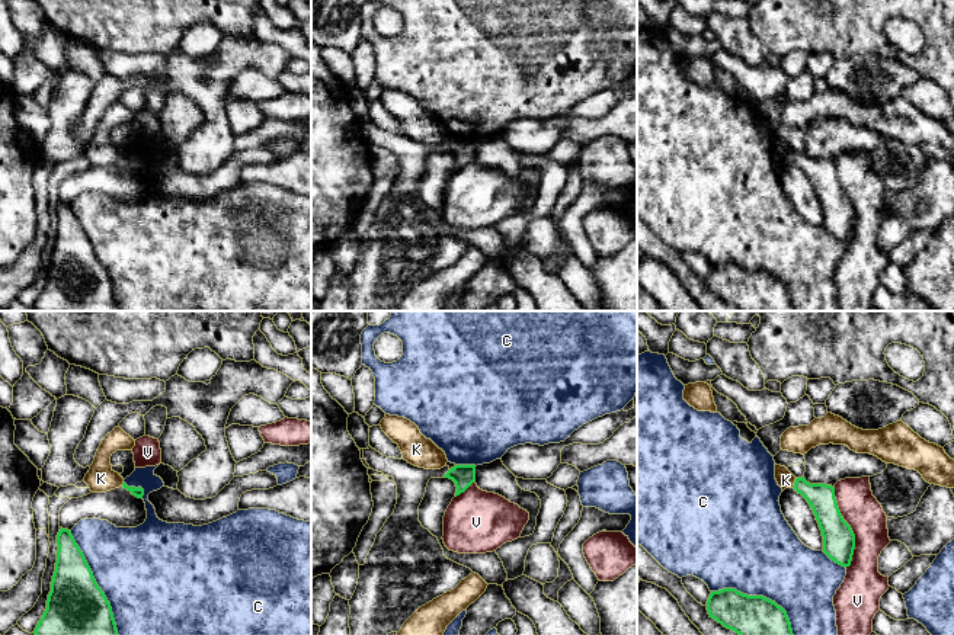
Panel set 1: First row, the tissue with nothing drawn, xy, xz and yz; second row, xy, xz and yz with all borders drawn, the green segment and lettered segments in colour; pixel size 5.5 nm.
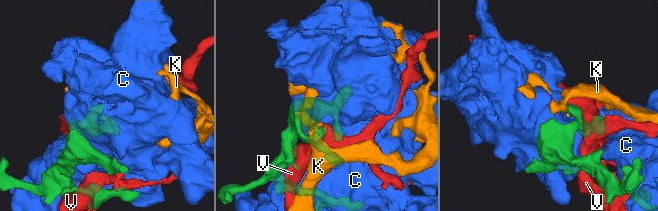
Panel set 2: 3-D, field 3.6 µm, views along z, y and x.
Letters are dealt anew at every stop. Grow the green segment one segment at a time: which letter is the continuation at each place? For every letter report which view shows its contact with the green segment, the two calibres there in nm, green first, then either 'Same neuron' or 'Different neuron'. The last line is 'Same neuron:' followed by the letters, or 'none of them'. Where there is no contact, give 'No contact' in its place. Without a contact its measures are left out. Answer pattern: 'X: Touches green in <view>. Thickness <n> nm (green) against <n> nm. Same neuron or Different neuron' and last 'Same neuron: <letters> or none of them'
C: Touches green in xy. Thickness 320 nm (green) against 460 nm. Different neuron
K: Touches green in yz. Thickness 150 nm (green) against 100 nm. Different neuron
V: Touches green in yz. Thickness 180 nm (green) against 220 nm. Different neuron
Same neuron: none of them

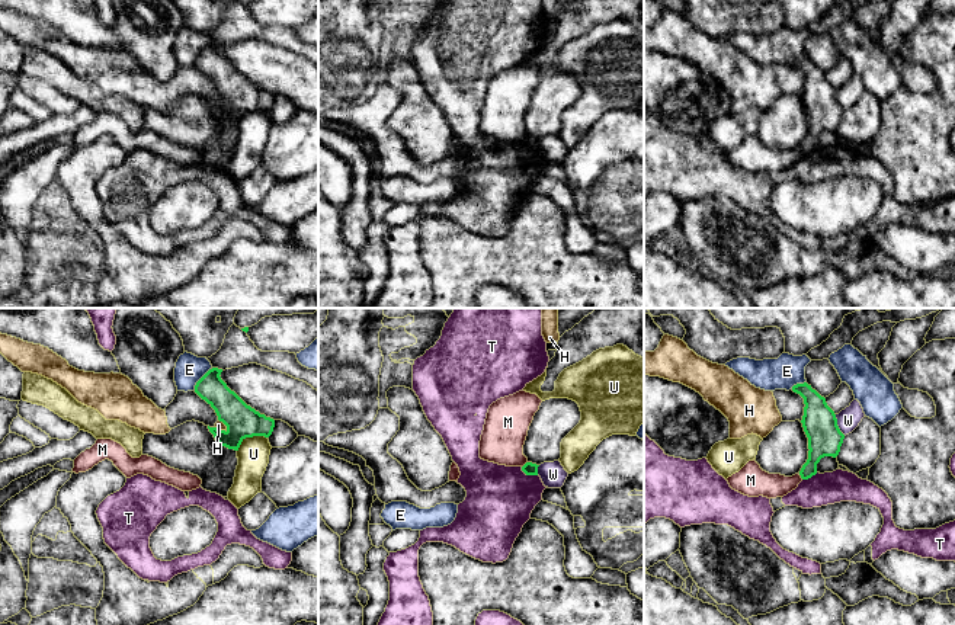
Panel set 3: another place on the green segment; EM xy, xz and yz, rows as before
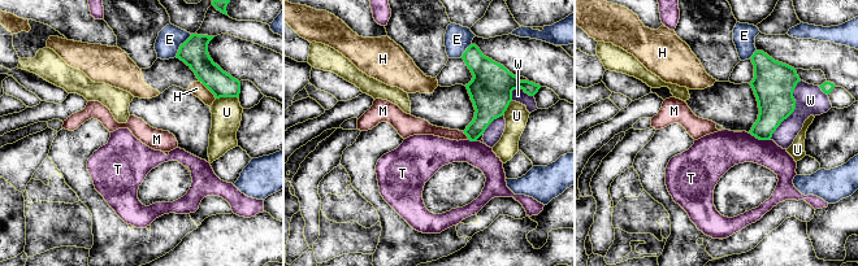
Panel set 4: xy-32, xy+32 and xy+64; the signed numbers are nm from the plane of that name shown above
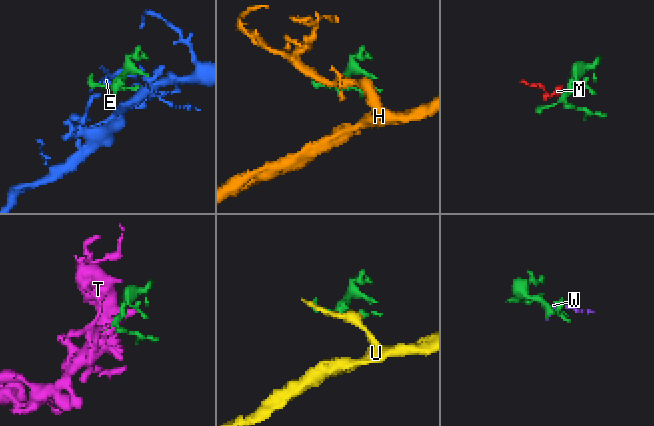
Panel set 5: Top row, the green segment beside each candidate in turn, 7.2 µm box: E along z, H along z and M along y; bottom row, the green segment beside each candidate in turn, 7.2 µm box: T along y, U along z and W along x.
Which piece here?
E: Touches green in xy. Thickness 170 nm (green) against 160 nm. Different neuron
H: Touches green in xy. Thickness 180 nm (green) against 50 nm. Different neuron
M: Touches green in xz. Thickness 70 nm (green) against 240 nm. Different neuron
T: Touches green in xz. Thickness 70 nm (green) against 380 nm. Different neuron
U: Touches green in xy. Thickness 180 nm (green) against 180 nm. Different neuron
W: Touches green in yz. Thickness 190 nm (green) against 120 nm. Different neuron
Same neuron: none of them

